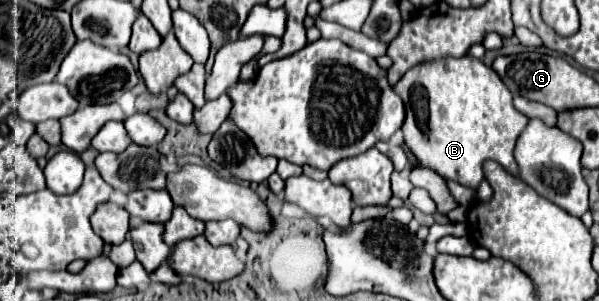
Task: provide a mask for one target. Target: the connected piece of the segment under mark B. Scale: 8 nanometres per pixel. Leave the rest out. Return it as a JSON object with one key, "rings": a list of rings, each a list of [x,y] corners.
{"rings":[[[446,56],[446,60],[416,64],[400,78],[394,92],[398,92],[406,108],[402,126],[406,146],[424,168],[470,188],[482,182],[484,160],[494,160],[514,176],[518,174],[512,152],[528,118],[512,106],[510,90],[482,60]]]}

